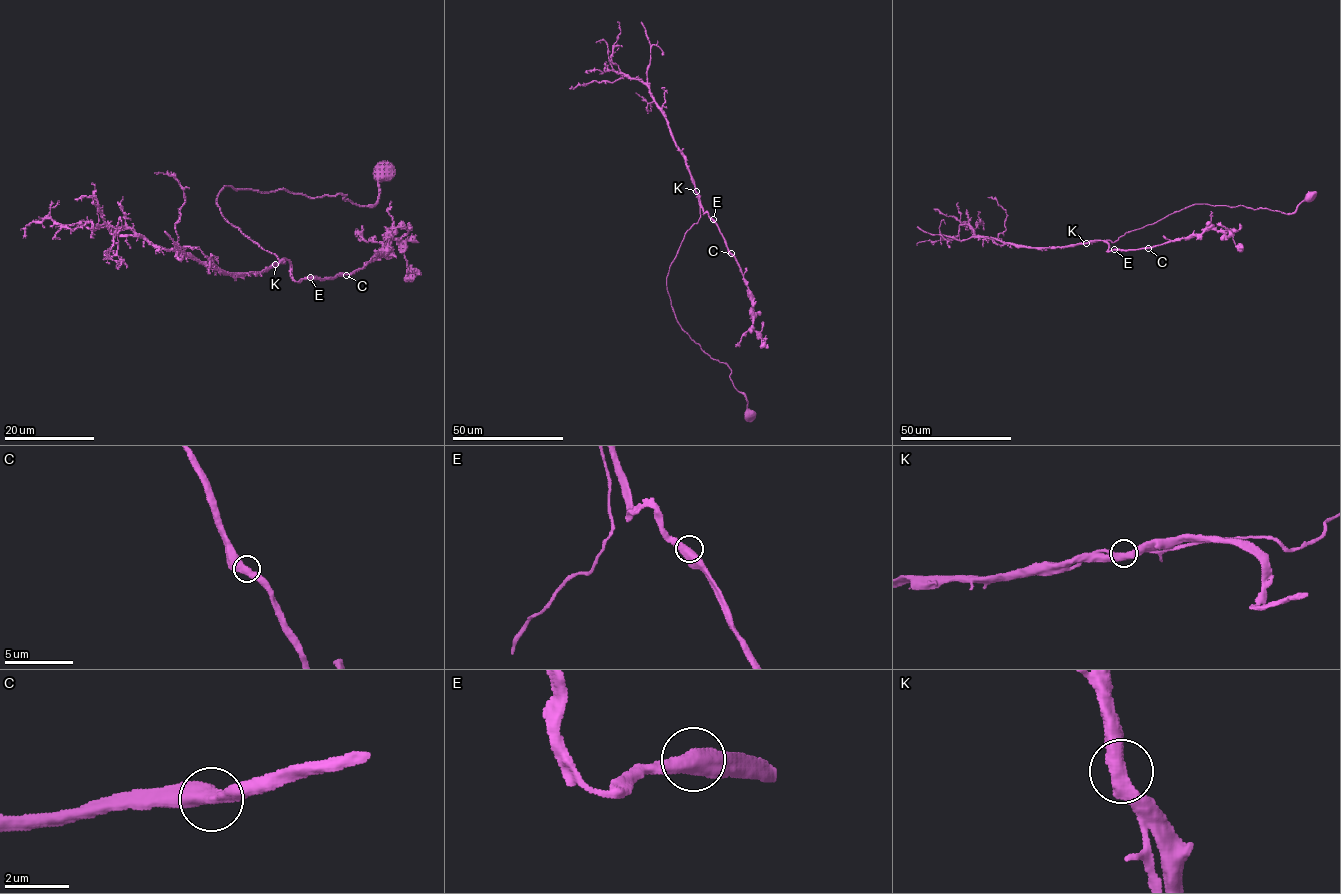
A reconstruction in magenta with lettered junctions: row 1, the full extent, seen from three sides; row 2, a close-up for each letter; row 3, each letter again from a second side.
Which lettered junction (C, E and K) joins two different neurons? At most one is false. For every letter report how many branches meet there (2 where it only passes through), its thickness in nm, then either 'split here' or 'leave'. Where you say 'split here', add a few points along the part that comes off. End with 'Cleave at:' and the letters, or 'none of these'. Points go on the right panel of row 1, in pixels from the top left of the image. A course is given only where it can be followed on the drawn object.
C: 2 branches meet; 480 nm thick; leave
E: 2 branches meet; 500 nm thick; leave
K: 2 branches meet; 500 nm thick; leave
Cleave at: none of these

